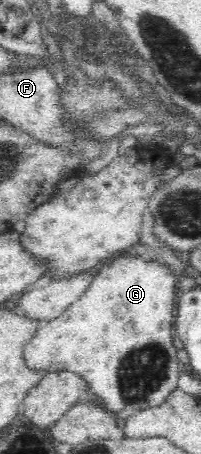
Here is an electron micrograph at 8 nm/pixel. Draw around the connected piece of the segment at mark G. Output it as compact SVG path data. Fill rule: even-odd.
M130 250L113 256L112 263L106 261L96 268L96 277L76 303L64 309L59 317L40 322L36 335L24 348L27 365L45 372L67 369L79 373L88 383L91 394L109 411L120 412L130 405L136 412L162 405L178 387L177 377L181 372L177 348L173 346L173 307L180 294L176 287L180 276L165 265L163 259L161 262L145 260Z

